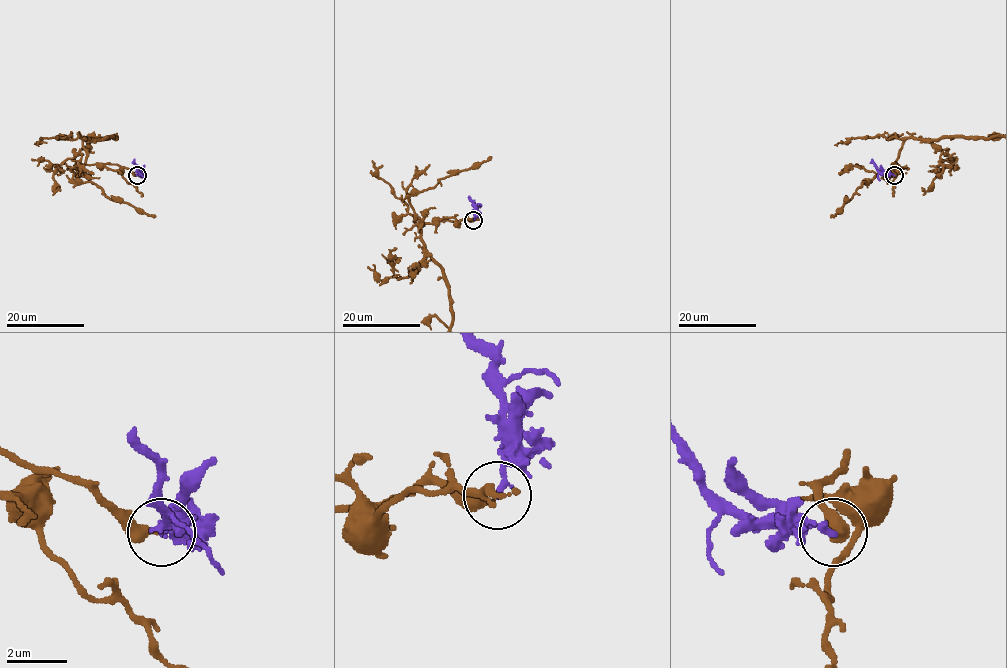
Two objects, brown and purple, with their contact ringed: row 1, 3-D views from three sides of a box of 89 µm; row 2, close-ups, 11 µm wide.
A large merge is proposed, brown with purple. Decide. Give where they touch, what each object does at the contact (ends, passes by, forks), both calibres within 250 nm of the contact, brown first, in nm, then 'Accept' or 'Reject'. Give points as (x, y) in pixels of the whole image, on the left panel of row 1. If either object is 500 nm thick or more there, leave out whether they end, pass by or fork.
Place: (137, 175). At the ring brown ends. At the ring purple ends. Thickness 320 nm (brown) against 220 nm. Accept

